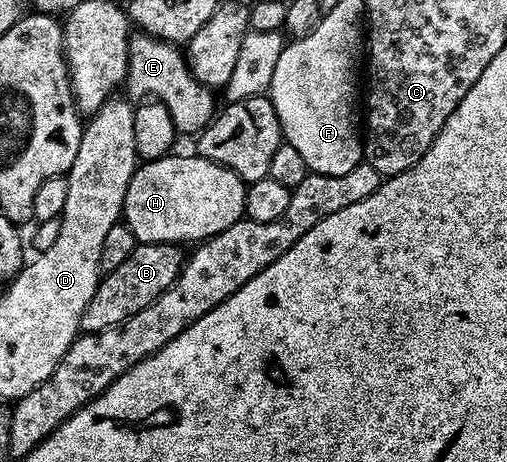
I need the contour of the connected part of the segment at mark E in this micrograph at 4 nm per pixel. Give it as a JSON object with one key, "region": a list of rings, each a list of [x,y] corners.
{"region":[[[138,32],[129,38],[129,71],[127,74],[127,89],[137,96],[137,99],[161,101],[167,111],[171,111],[171,119],[175,123],[178,134],[196,135],[213,120],[213,97],[208,85],[200,85],[189,72],[187,57],[181,53],[176,44],[159,41],[148,33]]]}

